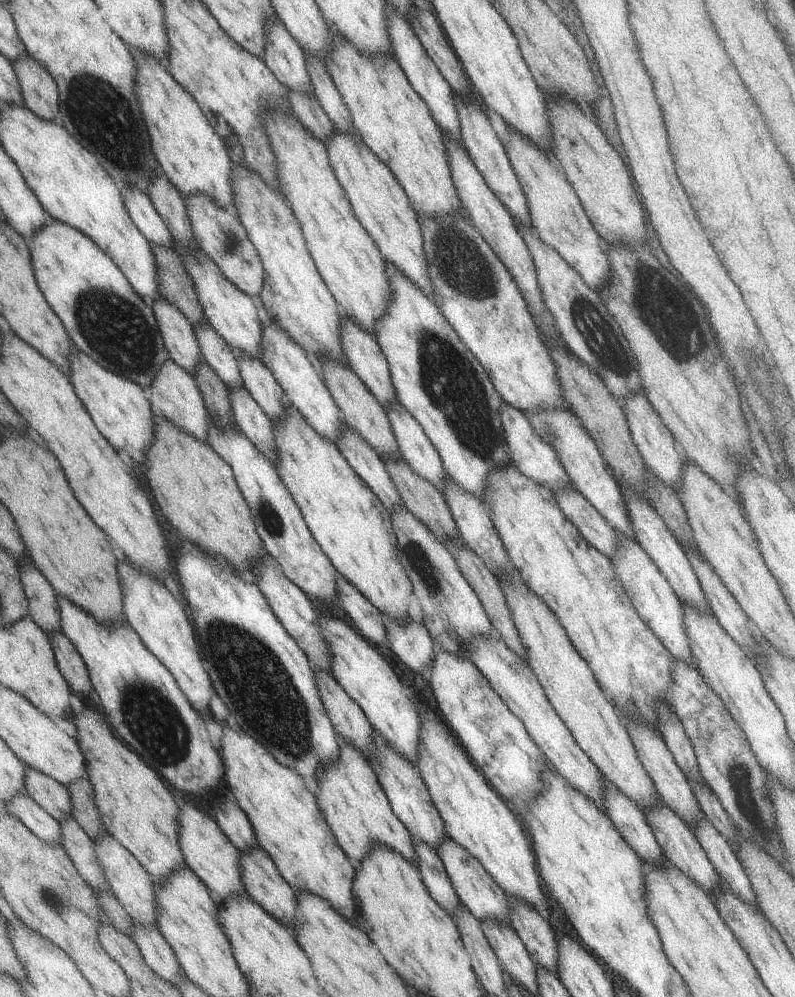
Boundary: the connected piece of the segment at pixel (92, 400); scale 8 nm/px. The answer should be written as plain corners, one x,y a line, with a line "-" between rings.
76,349
69,358
68,376
76,396
82,401
100,434
113,447
119,449
130,445
134,450
145,453
154,436
154,414
150,401
144,396
141,386
105,369
87,354

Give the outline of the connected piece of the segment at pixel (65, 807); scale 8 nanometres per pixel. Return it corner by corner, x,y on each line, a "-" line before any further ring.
26,766
23,788
36,804
39,804
58,822
66,815
71,816
71,802
67,786
54,780
51,776

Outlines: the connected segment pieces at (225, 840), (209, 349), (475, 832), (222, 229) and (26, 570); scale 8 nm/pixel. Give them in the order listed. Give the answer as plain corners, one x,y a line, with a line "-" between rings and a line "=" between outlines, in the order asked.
175,797
178,804
177,814
177,841
185,864
209,888
213,901
219,903
231,894
246,893
243,890
239,873
239,850
230,842
230,839
220,830
213,817
200,810
190,801
=
208,322
193,325
195,337
204,361
227,384
228,388
243,387
239,375
237,358
226,341
=
418,706
420,712
419,730
419,751
415,766
421,774
429,790
432,802
439,812
440,818
444,821
444,834
455,840
462,848
465,848
482,866
488,874
500,885
500,888
510,896
526,902
533,906
540,914
546,918
550,913
550,907
546,906
544,894
538,883
537,862
533,854
533,846
530,842
529,834
524,828
521,819
515,814
514,810
484,778
477,766
471,761
468,753
458,740
450,734
446,724
442,723
433,711
426,710
=
204,193
188,195
184,200
189,225
199,250
218,265
220,272
238,290
256,298
264,282
263,264
238,218
236,208
230,205
220,206
=
32,560
19,564
20,580
29,605
28,615
44,632
60,631
57,594
46,577
34,566

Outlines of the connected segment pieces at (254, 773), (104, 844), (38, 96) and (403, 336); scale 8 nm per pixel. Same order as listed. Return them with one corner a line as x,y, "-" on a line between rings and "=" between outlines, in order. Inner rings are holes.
226,724
223,726
223,734
218,749
225,770
223,776
226,776
226,784
230,786
237,805
248,817
257,844
268,853
279,870
280,876
296,892
308,891
326,899
337,910
337,913
344,915
344,918
355,924
357,904
353,901
352,883
356,864
347,859
345,852
336,842
324,815
316,804
315,794
308,788
300,774
293,768
281,765
277,758
266,750
265,746
256,742
249,734
233,730
=
108,832
96,837
92,844
97,864
100,865
110,892
134,921
152,923
155,926
155,896
152,888
154,882
147,870
=
26,54
12,63
21,88
23,105
44,120
56,120
59,92
52,75
35,58
=
386,264
392,296
384,314
374,323
373,332
386,357
397,400
418,421
424,434
435,446
446,476
461,486
462,490
477,496
483,502
488,473
510,463
499,417
503,399
496,392
484,367
448,324
439,306
415,282
409,281
392,264

